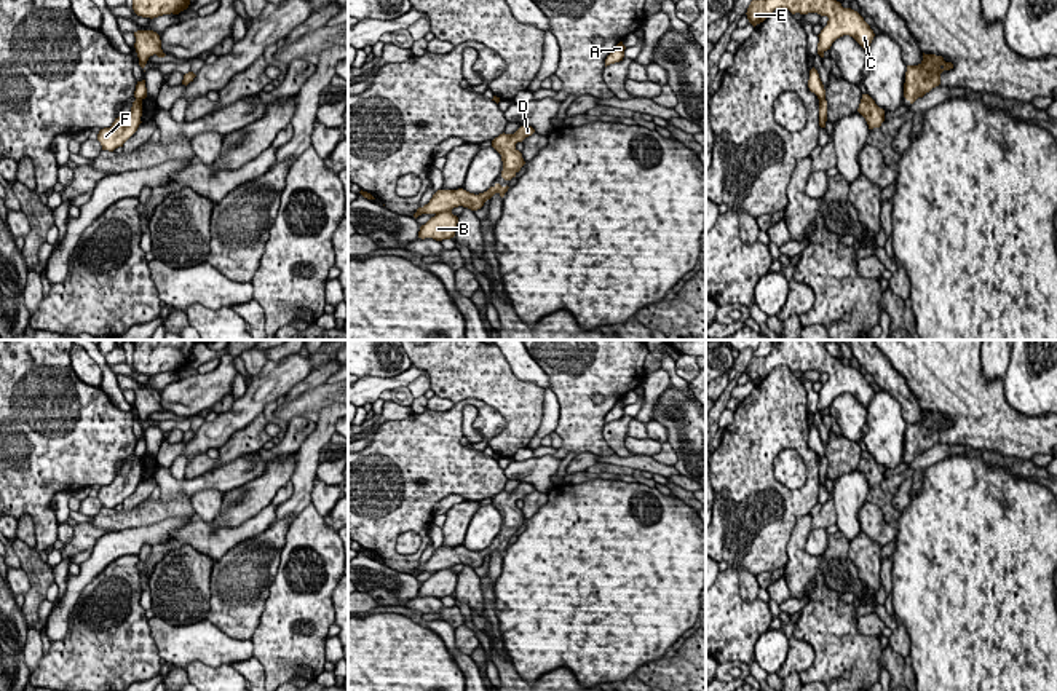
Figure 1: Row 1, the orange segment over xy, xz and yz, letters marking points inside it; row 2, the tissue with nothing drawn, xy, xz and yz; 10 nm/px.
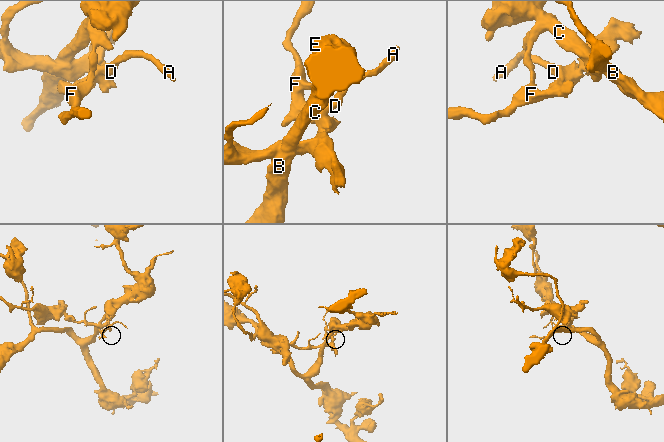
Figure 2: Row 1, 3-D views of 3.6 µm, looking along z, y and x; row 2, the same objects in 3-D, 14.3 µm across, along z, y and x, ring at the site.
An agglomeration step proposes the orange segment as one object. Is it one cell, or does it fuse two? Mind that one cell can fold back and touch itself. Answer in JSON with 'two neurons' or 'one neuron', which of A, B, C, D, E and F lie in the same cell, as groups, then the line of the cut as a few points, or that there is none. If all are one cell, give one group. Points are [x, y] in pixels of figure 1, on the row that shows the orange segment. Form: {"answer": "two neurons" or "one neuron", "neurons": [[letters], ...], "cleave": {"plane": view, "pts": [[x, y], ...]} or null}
{"answer": "two neurons", "neurons": [["A", "D", "F"], ["B", "C", "E"]], "cleave": {"plane": "xz", "pts": [[451, 208], [436, 214]]}}

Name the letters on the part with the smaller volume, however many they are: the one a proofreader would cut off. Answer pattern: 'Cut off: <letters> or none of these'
Cut off: A, D, F

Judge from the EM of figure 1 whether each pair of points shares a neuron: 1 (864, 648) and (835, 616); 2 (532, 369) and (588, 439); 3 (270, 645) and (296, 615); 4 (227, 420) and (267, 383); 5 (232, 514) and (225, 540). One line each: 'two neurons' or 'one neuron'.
1: one neuron
2: two neurons
3: one neuron
4: one neuron
5: two neurons

